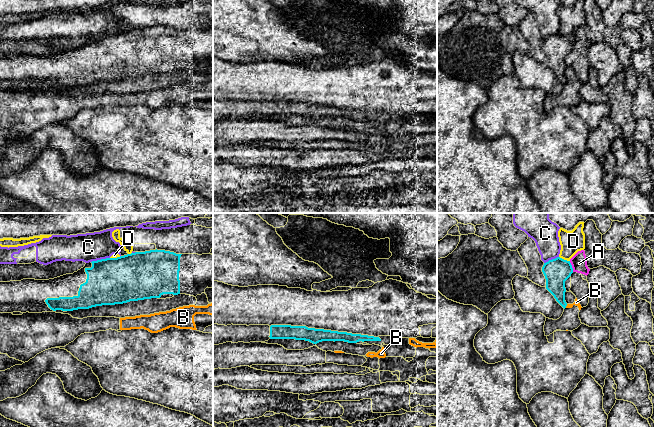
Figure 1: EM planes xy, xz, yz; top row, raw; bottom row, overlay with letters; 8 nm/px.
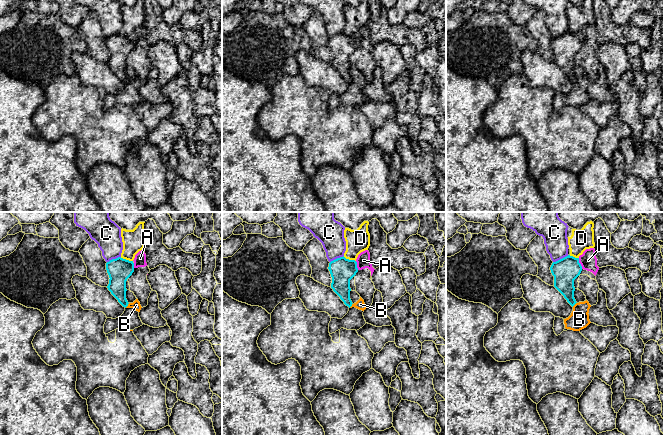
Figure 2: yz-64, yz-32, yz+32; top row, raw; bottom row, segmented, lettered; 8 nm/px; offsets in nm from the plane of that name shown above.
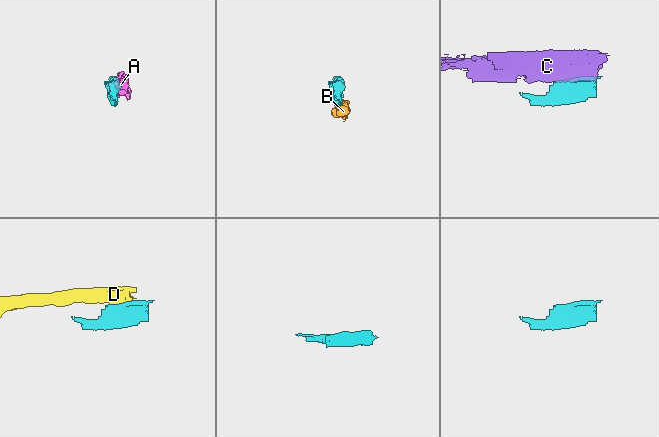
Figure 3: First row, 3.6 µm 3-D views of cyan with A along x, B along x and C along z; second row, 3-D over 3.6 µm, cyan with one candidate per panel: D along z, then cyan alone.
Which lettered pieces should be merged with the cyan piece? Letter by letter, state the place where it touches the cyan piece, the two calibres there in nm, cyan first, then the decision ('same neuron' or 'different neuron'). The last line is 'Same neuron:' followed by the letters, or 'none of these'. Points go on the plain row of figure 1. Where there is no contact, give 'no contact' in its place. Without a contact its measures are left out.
A: meets cyan in yz at (571, 42); 200 nm thick on the cyan side, 130 nm on the other; different neuron
B: meets cyan in yz at (566, 81); 170 nm thick on the cyan side, 40 nm on the other; different neuron
C: meets cyan in xy at (101, 35); 380 nm thick on the cyan side, 220 nm on the other; different neuron
D: meets cyan in yz at (563, 35); 200 nm thick on the cyan side, 180 nm on the other; different neuron
Same neuron: none of these

